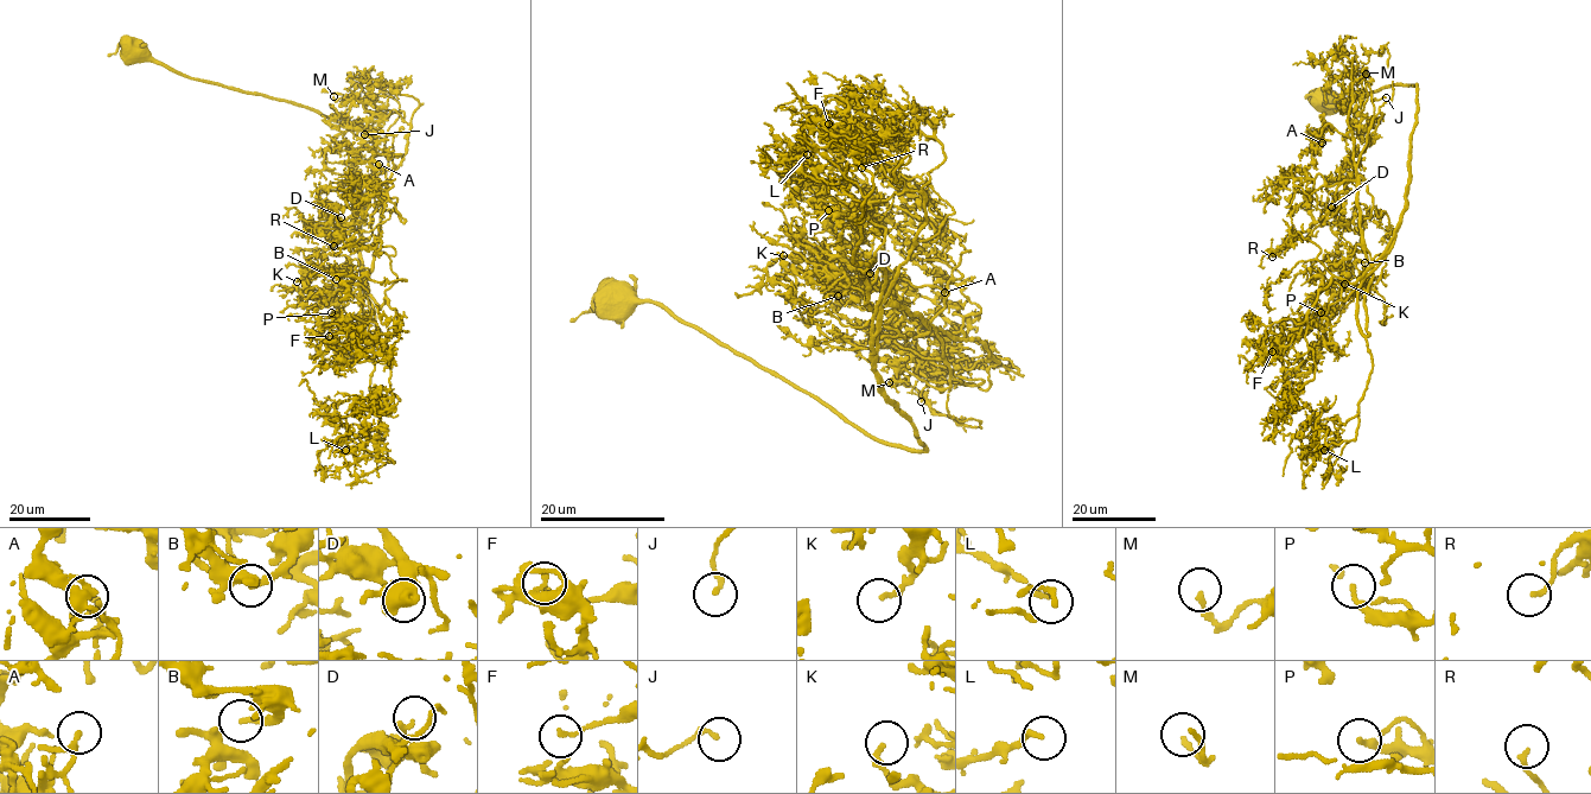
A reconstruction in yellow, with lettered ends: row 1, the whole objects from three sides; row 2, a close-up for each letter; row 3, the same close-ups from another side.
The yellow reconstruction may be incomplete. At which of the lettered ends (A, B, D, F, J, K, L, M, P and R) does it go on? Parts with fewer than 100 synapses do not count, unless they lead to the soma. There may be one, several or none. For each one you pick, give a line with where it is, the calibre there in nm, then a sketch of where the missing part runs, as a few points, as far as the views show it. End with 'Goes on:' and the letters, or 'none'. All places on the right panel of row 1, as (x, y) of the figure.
Goes on: none

